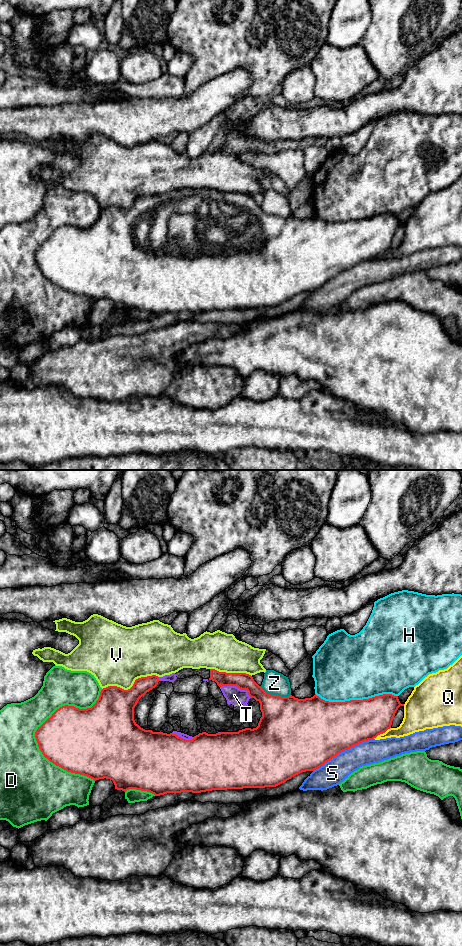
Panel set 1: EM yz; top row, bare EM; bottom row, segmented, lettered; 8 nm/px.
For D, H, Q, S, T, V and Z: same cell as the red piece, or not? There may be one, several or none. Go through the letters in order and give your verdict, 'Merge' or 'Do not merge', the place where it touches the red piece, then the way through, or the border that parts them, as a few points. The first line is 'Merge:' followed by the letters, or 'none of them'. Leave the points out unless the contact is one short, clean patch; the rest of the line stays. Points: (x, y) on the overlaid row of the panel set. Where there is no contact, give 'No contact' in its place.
Merge: T
D: Do not merge. Touches red at yz (35, 732)
H: Do not merge. Touches red at yz (356, 700)
Q: Do not merge. Touches red at yz (381, 733)
S: Do not merge. Touches red at yz (343, 750)
T: Merge. Touches red at yz (237, 686)
V: Do not merge. Touches red at yz (132, 686)
Z: Do not merge. Touches red at yz (275, 695)

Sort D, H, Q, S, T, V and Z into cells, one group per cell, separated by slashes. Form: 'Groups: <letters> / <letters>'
Groups: D / H / Q / S / T / V / Z

